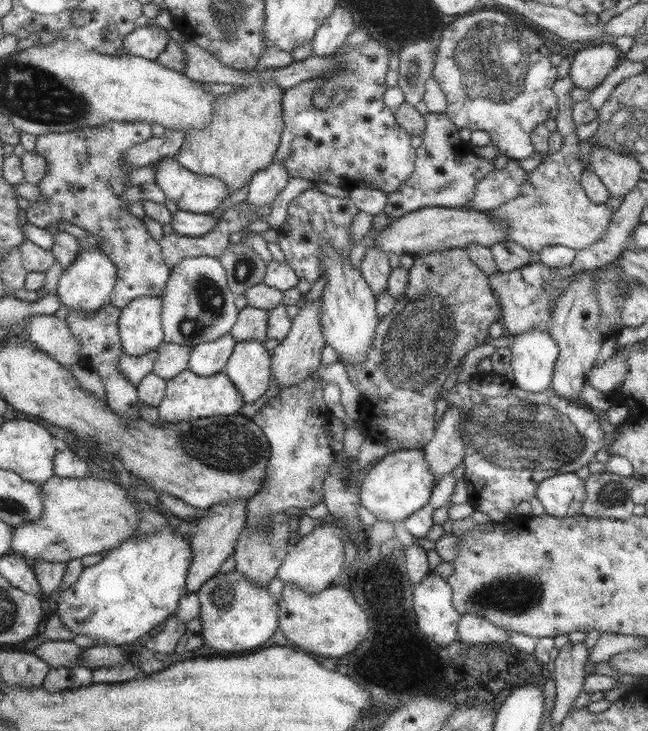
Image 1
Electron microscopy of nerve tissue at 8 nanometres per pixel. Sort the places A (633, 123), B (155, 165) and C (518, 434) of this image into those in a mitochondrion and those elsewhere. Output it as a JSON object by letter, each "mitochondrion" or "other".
{"A":"mitochondrion","B":"other","C":"mitochondrion"}

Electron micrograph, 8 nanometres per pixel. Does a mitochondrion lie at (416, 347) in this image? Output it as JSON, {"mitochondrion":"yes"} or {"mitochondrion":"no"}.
{"mitochondrion":"yes"}

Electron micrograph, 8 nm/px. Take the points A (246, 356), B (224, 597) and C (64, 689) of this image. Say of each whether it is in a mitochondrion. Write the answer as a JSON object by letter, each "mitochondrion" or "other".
{"A":"other","B":"mitochondrion","C":"other"}

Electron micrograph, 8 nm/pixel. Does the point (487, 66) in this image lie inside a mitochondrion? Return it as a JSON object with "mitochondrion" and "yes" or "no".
{"mitochondrion":"yes"}

